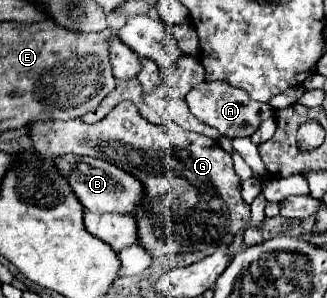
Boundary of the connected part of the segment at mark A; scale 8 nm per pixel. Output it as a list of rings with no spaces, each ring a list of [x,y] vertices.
[[[220,81],[198,83],[196,87],[192,87],[192,91],[188,91],[188,95],[184,99],[186,99],[186,105],[196,119],[200,119],[202,123],[218,129],[228,139],[250,137],[260,127],[262,121],[266,121],[274,115],[270,105],[258,103],[258,101],[250,99],[246,91],[240,91],[240,89],[230,87],[228,83],[220,83]]]

